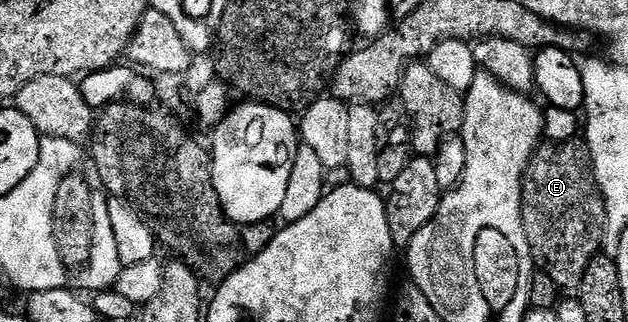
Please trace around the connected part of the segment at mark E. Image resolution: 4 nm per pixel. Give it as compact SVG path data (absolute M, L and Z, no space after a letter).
M579 140L541 144L524 172L522 223L535 268L552 278L560 291L579 290L591 261L604 244L606 211L592 169L592 153Z

